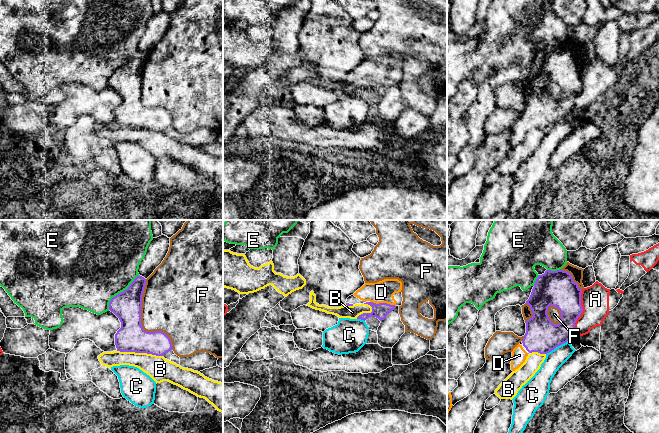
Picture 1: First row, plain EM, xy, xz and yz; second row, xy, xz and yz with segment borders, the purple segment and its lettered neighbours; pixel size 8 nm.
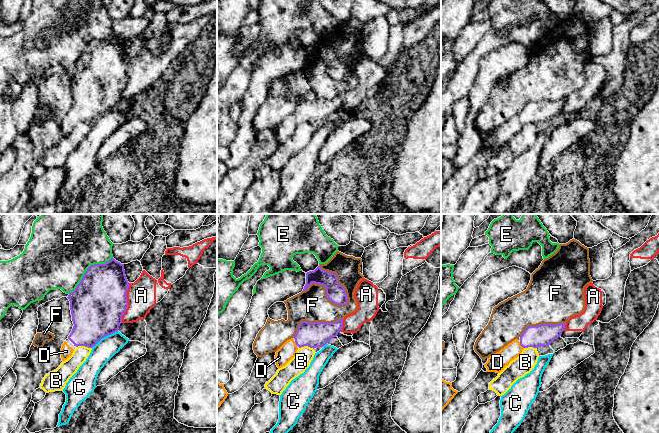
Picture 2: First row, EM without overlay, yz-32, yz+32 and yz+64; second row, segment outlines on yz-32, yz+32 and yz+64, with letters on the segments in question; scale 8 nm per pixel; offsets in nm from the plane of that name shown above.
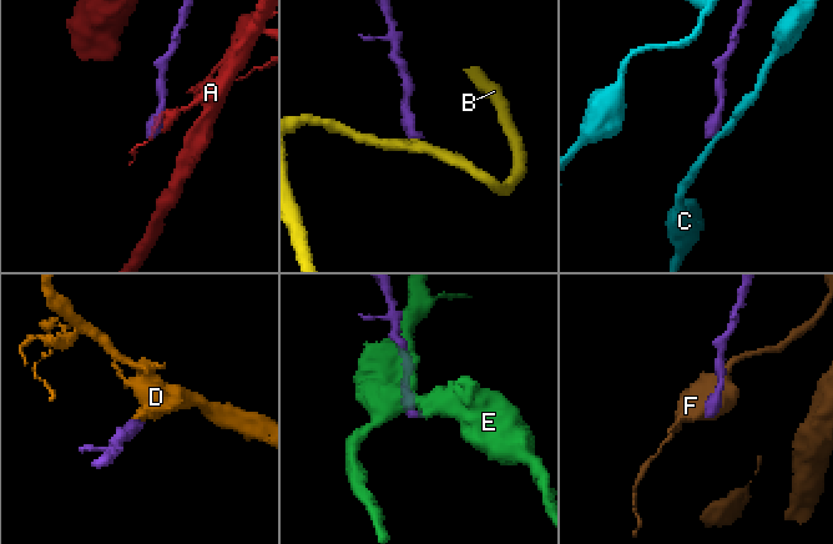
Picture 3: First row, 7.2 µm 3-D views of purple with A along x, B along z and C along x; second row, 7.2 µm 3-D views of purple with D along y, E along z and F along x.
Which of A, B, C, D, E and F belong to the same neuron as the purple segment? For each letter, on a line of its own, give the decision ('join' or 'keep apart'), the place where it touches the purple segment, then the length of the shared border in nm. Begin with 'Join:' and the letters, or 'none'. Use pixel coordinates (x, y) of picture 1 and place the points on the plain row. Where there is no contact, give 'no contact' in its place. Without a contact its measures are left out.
Join: D
A: keep apart; meets purple in yz at (580, 77); contact 180 nm long
B: keep apart; meets purple in xy at (140, 128); contact 380 nm long
C: keep apart; meets purple in yz at (556, 122); contact 200 nm long
D: join; meets purple in xz at (383, 79); contact 220 nm long
E: keep apart; meets purple in xy at (121, 68); contact 380 nm long
F: keep apart; meets purple in xy at (140, 98); contact 600 nm long

